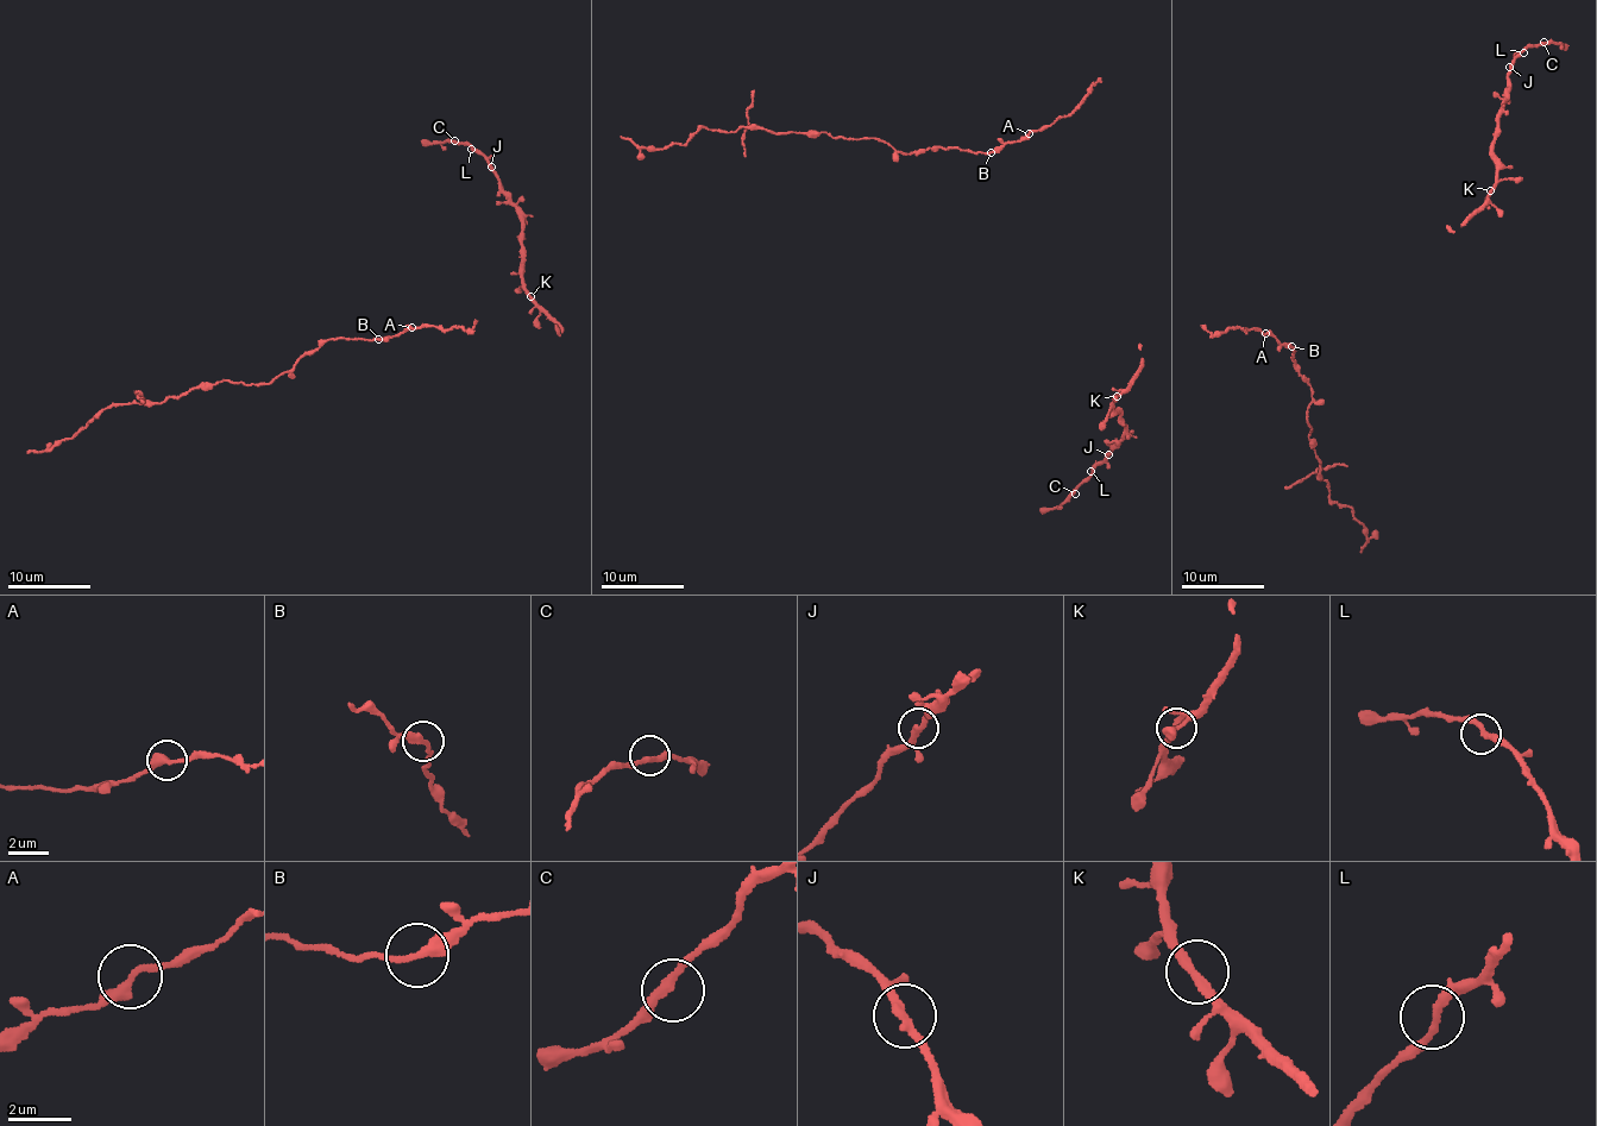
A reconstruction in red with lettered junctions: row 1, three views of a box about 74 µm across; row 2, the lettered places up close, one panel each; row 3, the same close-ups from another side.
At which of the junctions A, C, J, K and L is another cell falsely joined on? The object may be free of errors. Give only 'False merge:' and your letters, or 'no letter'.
False merge: A

